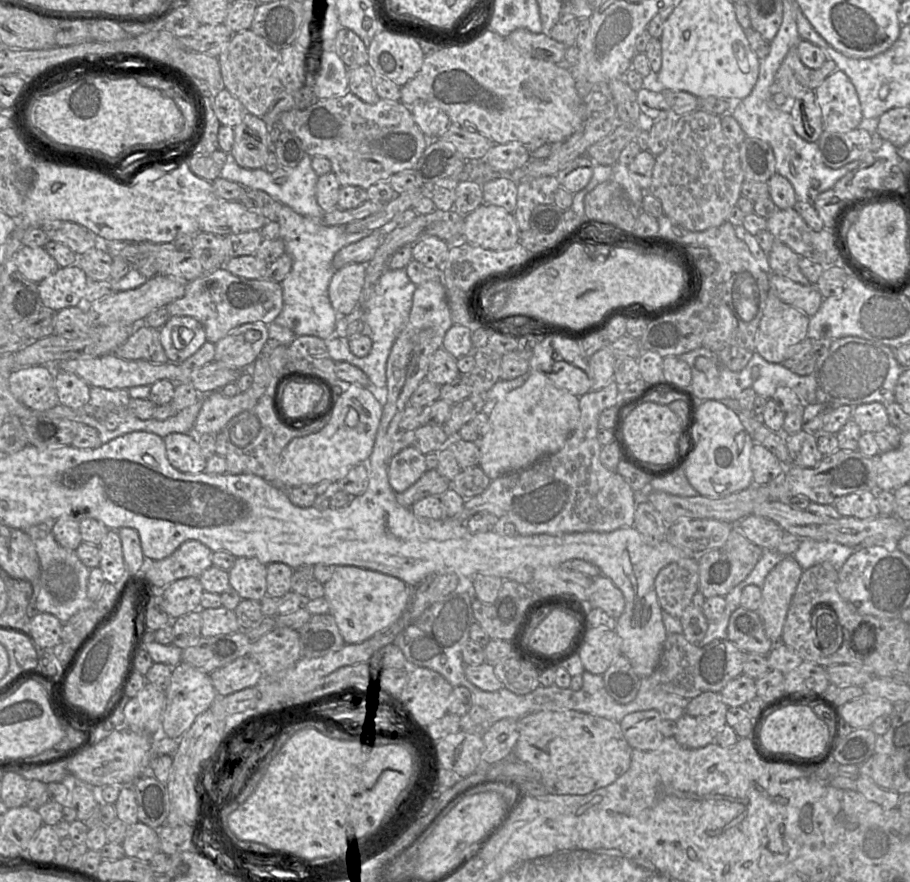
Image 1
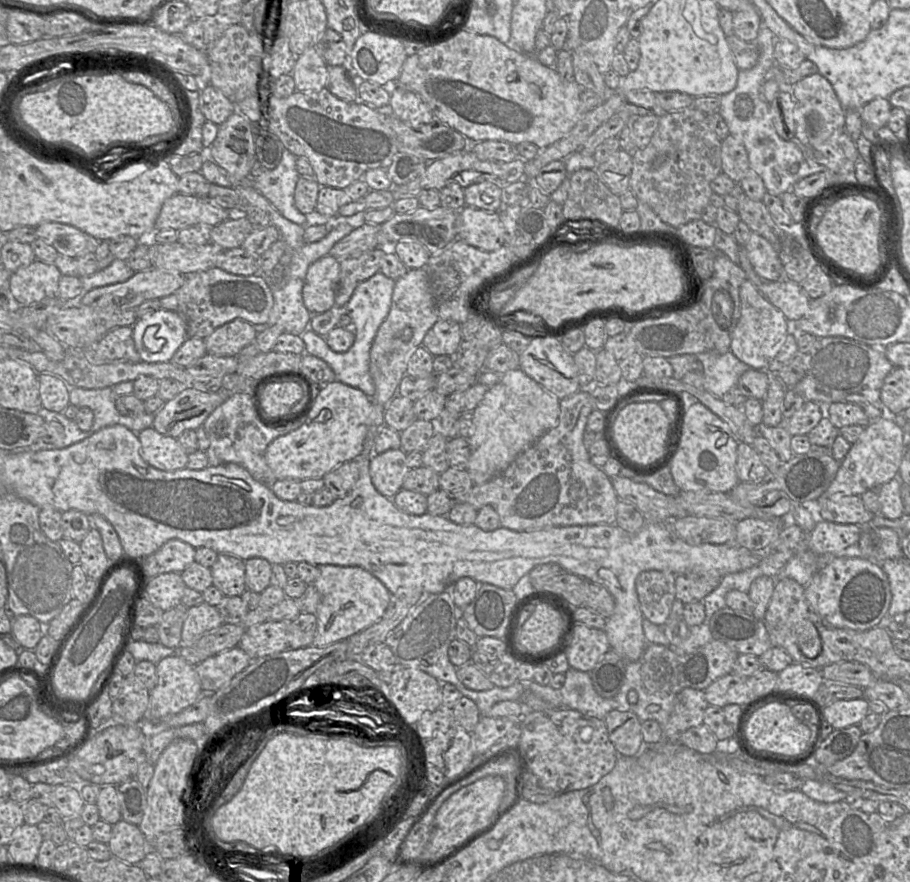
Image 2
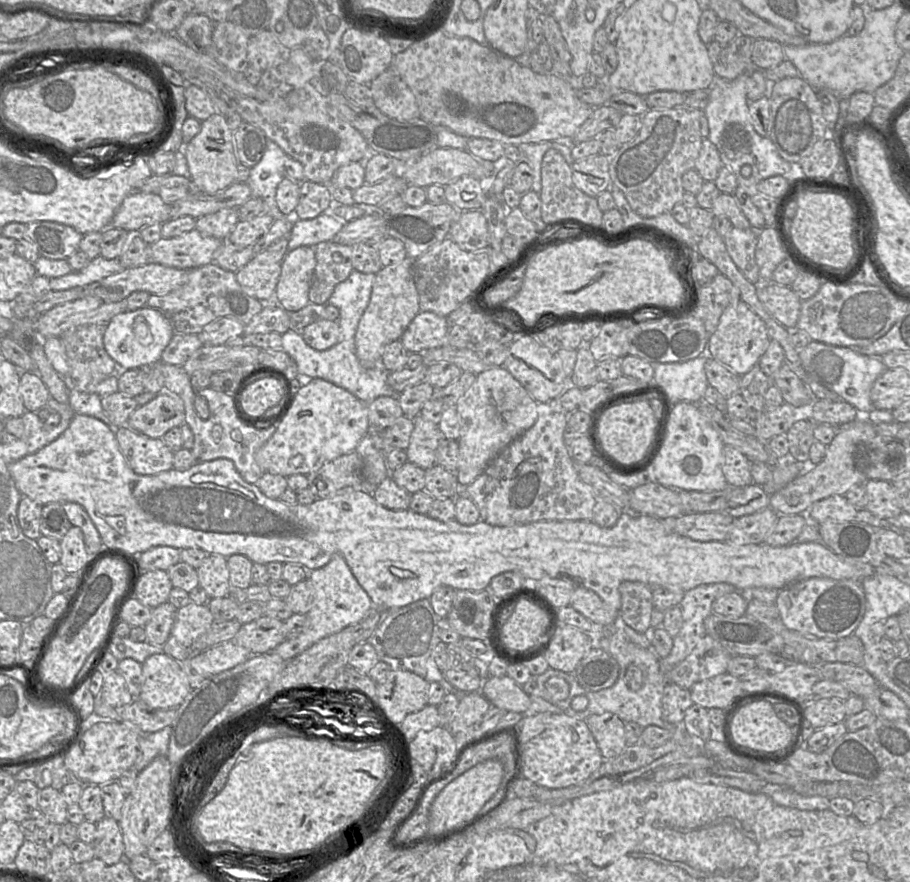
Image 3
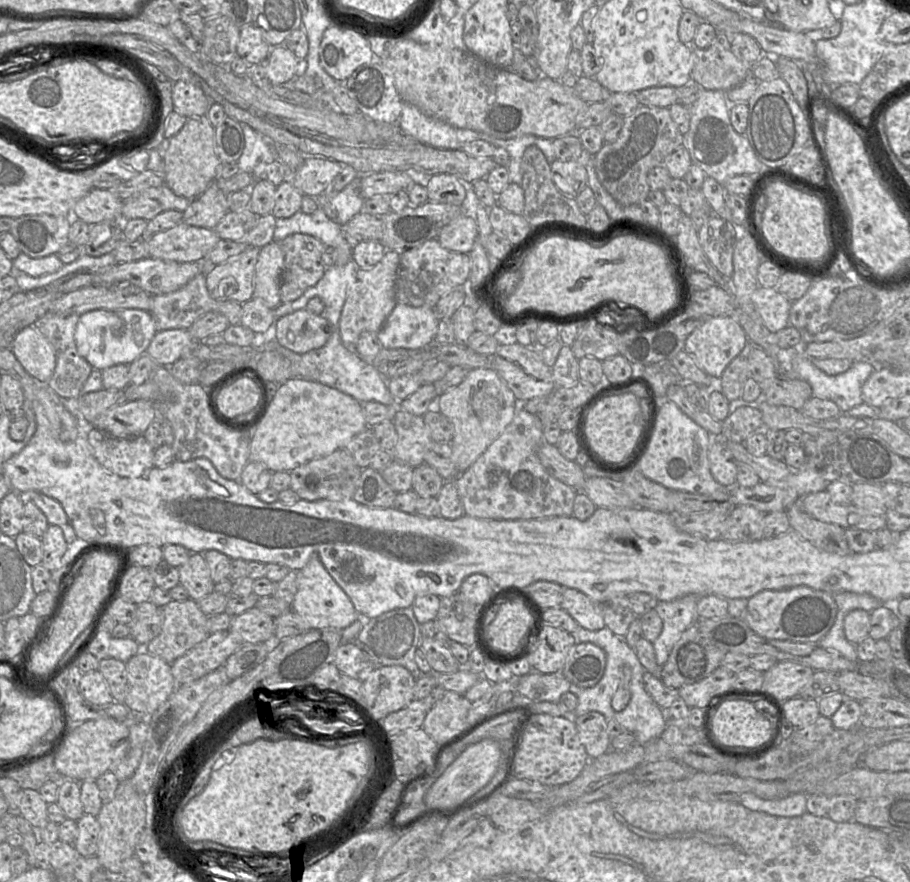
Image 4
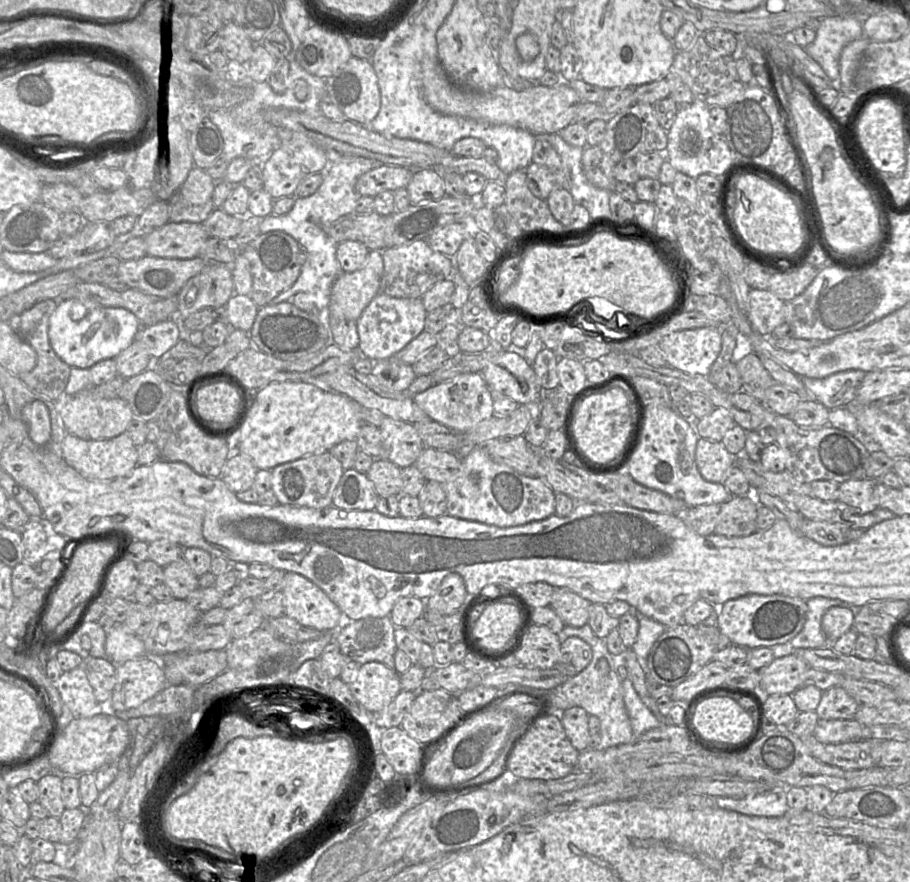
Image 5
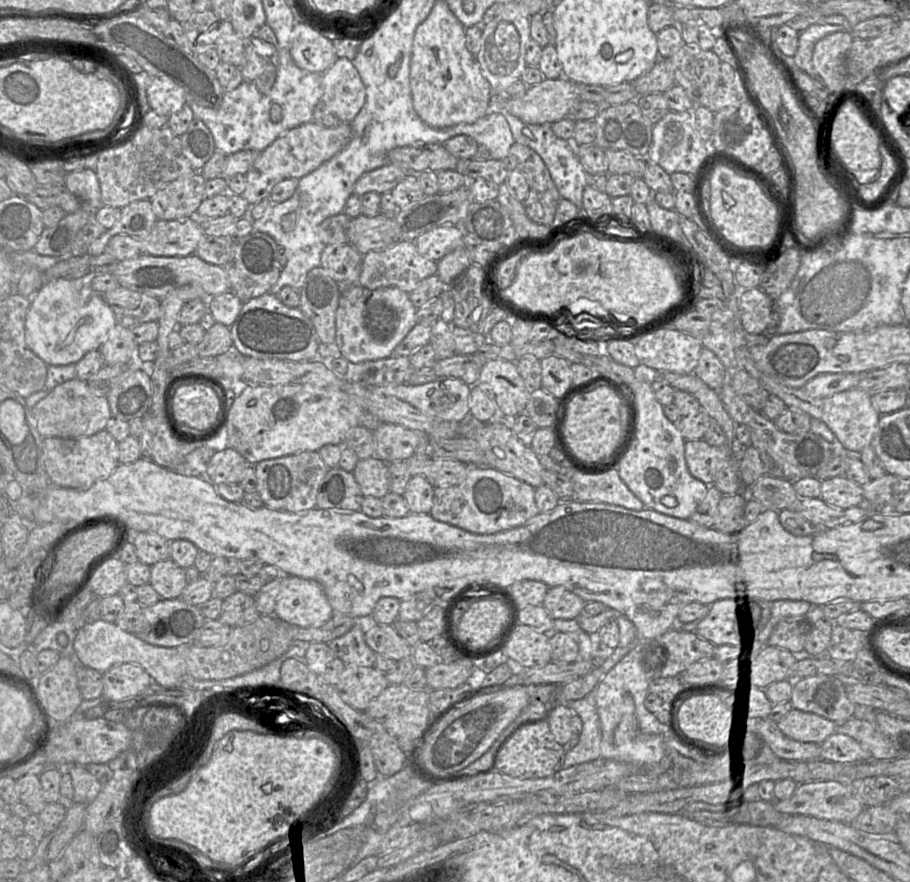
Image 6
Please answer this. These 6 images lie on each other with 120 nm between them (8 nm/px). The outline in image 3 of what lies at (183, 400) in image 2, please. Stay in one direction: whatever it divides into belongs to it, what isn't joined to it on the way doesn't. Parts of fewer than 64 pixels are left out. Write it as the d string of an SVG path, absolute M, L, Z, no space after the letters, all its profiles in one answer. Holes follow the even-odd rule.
M162 391L131 414L127 426L152 438L162 438L170 429L185 422L185 407L180 396Z

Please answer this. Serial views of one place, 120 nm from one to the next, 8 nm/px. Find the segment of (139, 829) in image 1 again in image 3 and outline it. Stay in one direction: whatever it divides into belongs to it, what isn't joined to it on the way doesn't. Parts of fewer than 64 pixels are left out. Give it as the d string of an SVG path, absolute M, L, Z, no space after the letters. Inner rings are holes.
M110 816L98 821L92 845L95 857L107 864L124 860L124 842L119 822Z

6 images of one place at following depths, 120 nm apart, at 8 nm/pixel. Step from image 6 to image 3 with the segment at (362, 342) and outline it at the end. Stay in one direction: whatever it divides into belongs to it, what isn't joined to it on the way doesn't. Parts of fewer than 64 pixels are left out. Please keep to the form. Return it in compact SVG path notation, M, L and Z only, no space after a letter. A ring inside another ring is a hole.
M421 310L406 328L399 341L411 352L424 352L447 345L446 317Z

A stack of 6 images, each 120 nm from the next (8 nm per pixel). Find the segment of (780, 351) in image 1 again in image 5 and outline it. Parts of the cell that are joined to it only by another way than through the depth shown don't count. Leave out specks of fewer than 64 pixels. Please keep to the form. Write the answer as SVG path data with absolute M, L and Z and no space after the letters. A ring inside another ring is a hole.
M722 326L673 332L658 346L668 366L692 375L709 376L722 348Z

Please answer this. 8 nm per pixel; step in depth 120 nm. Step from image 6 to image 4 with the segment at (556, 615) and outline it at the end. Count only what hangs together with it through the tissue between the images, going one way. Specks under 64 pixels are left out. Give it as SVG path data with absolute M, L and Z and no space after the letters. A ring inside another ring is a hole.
M564 589L560 608L568 612L584 629L596 631L605 627L599 605L576 589Z

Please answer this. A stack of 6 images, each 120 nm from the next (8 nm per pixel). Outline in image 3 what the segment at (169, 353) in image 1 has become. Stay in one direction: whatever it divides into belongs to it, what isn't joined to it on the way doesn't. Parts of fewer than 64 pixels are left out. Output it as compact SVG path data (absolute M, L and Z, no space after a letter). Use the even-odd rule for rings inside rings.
M140 307L114 316L106 325L104 347L120 369L152 366L161 361L161 355L175 334L171 322L158 309Z

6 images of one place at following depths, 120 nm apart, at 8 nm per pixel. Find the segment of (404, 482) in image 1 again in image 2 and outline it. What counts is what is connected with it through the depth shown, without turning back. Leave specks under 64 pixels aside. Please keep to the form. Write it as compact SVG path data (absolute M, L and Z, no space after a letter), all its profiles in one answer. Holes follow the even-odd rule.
M392 449L372 457L369 474L376 490L392 499L403 488L403 481L410 468L406 463L406 452Z

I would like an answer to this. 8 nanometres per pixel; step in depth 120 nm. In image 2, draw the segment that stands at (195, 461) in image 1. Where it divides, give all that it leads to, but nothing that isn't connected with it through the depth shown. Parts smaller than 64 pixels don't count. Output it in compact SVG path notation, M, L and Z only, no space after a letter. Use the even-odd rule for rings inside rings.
M152 427L137 434L141 443L141 455L148 464L162 471L187 468L189 454L177 438L160 434Z

